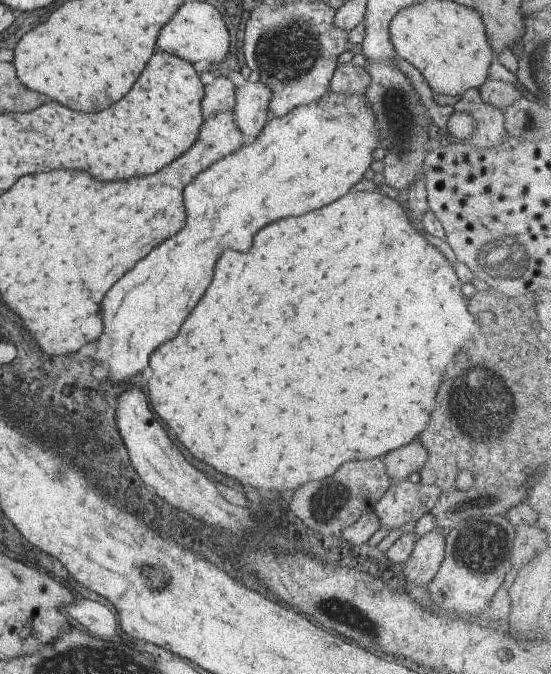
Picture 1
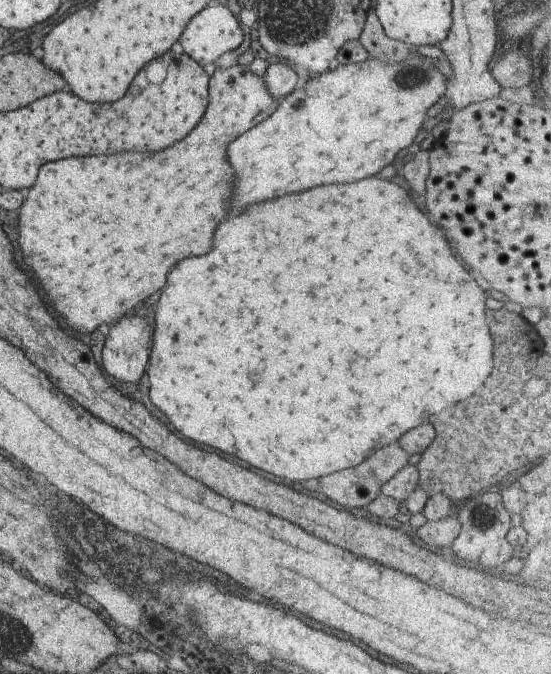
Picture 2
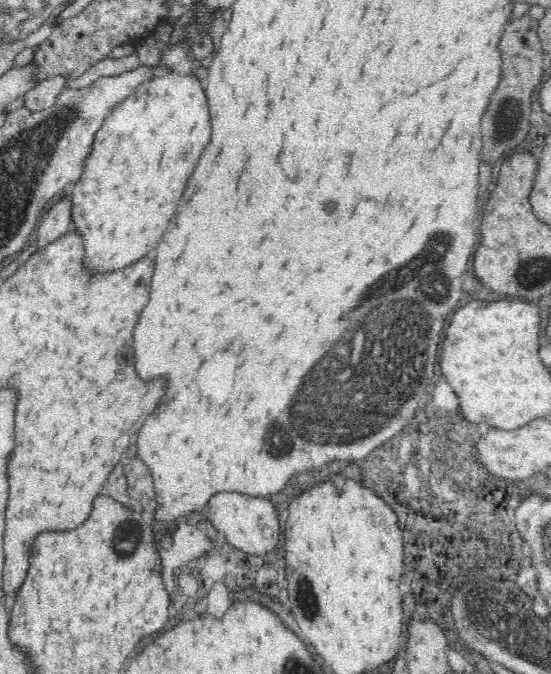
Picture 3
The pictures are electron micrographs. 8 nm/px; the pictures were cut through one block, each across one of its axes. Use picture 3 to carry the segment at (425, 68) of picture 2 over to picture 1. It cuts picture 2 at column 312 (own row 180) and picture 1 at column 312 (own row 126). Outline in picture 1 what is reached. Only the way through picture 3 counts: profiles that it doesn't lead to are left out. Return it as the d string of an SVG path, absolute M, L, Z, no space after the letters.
M327 90L317 101L296 106L283 116L271 117L254 139L242 143L235 152L221 158L221 162L201 170L183 190L183 204L187 208L183 230L153 248L105 294L101 302L103 334L97 340L92 364L105 363L107 376L110 376L107 379L116 383L129 381L131 376L143 372L149 352L173 338L189 310L199 302L211 280L215 258L219 258L225 248L239 252L249 250L253 234L279 218L305 214L343 196L365 172L369 174L373 150L378 148L375 132L373 112L369 110L369 102L365 102L363 91Z

